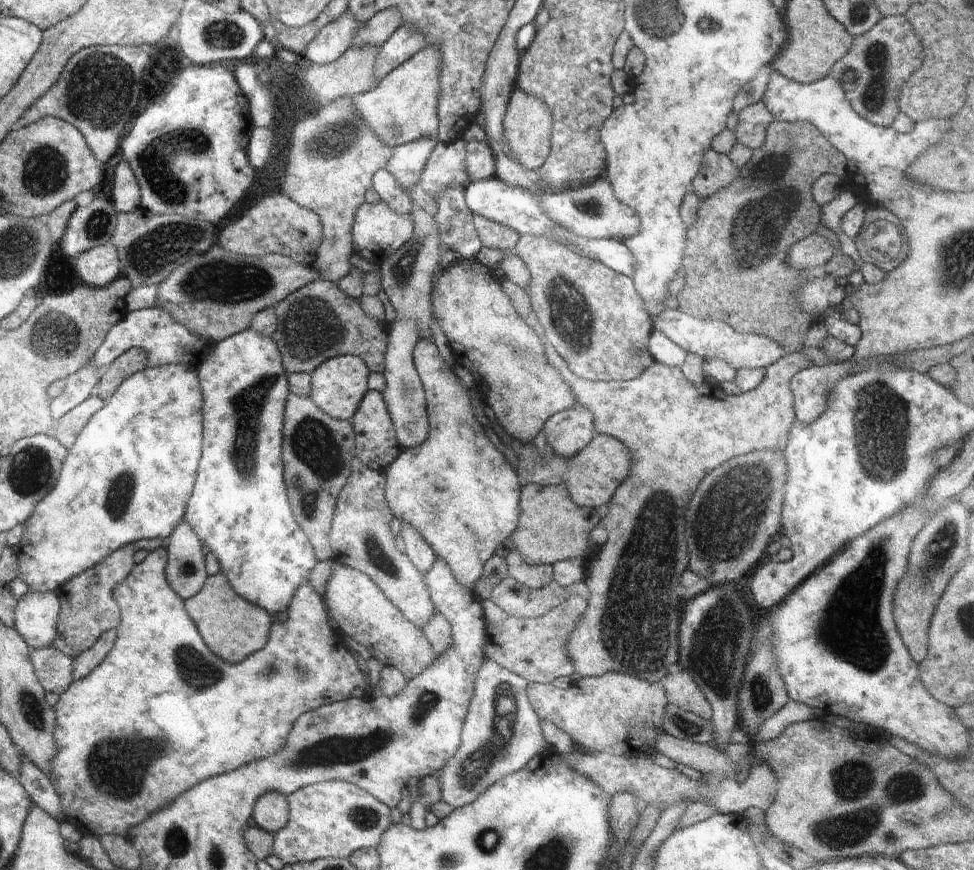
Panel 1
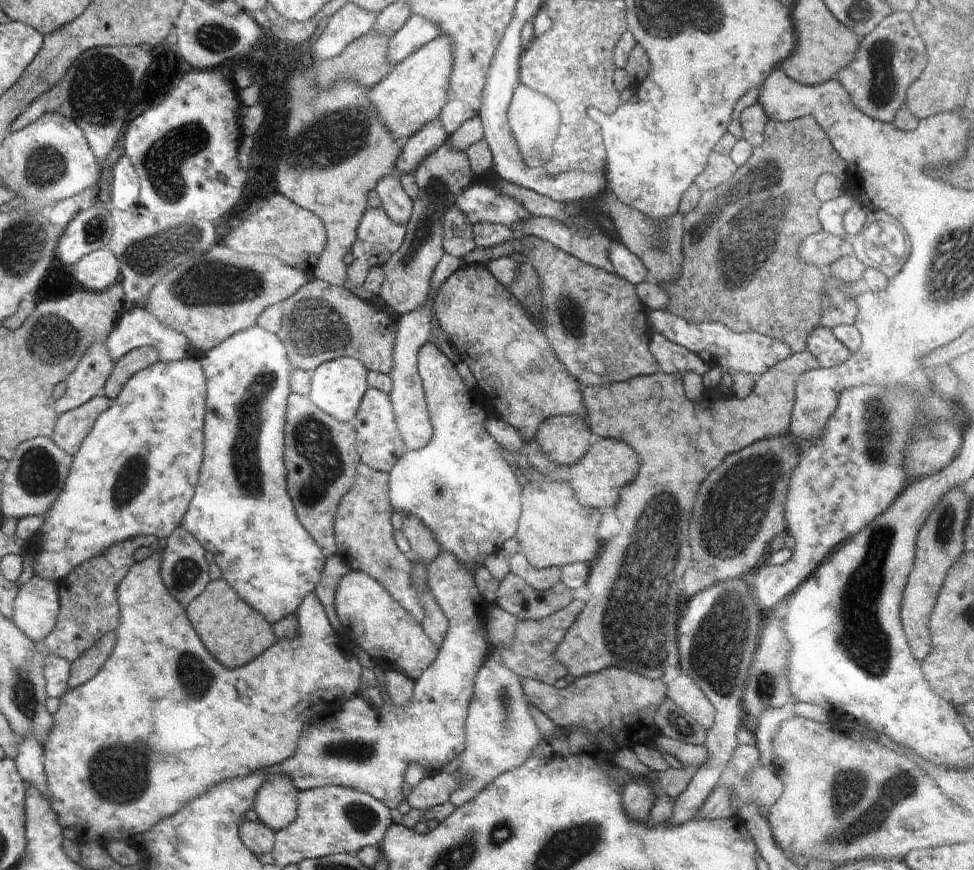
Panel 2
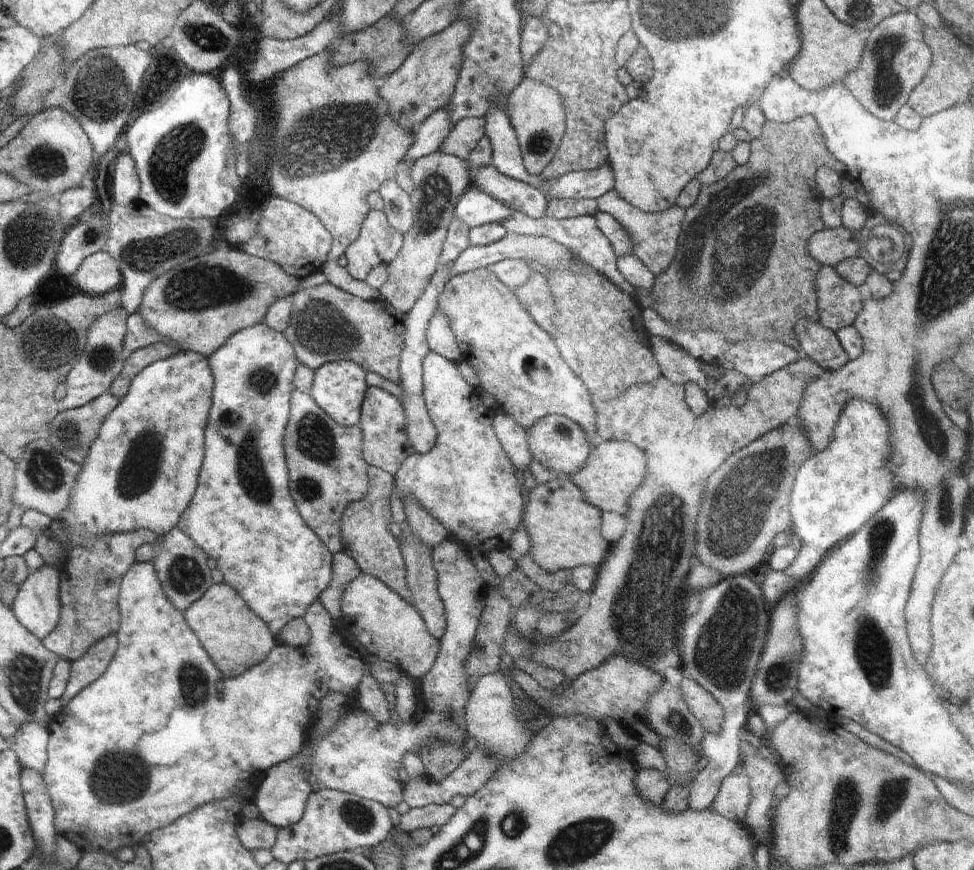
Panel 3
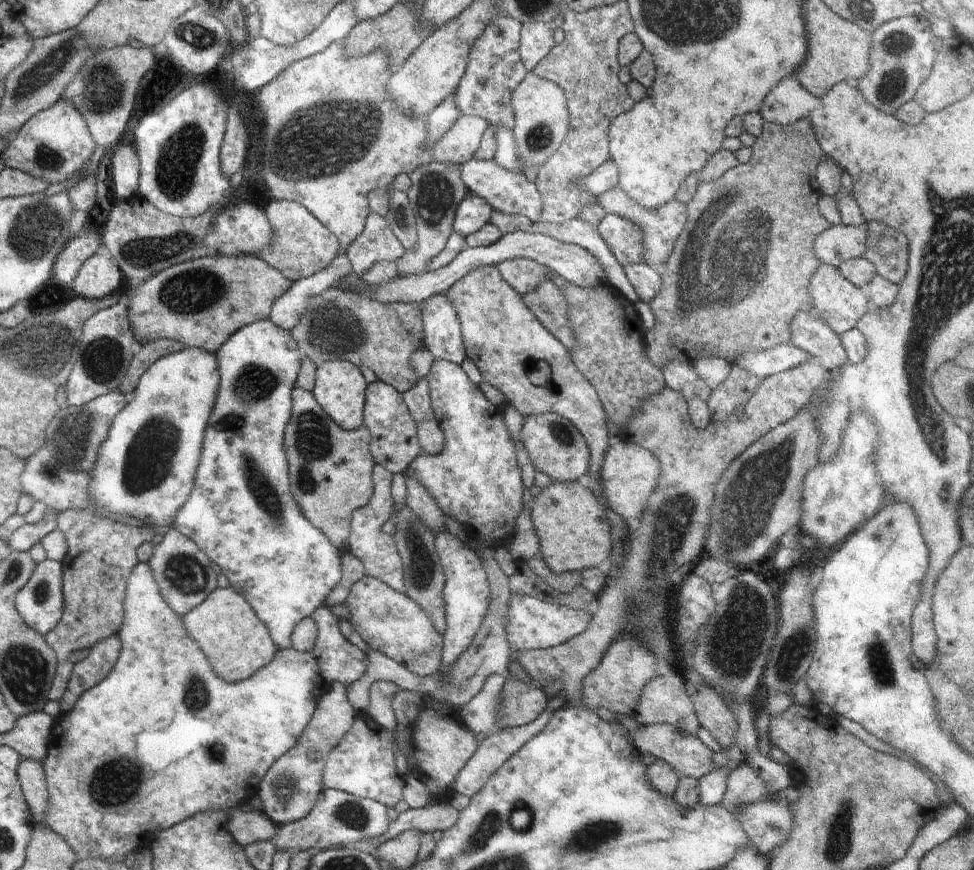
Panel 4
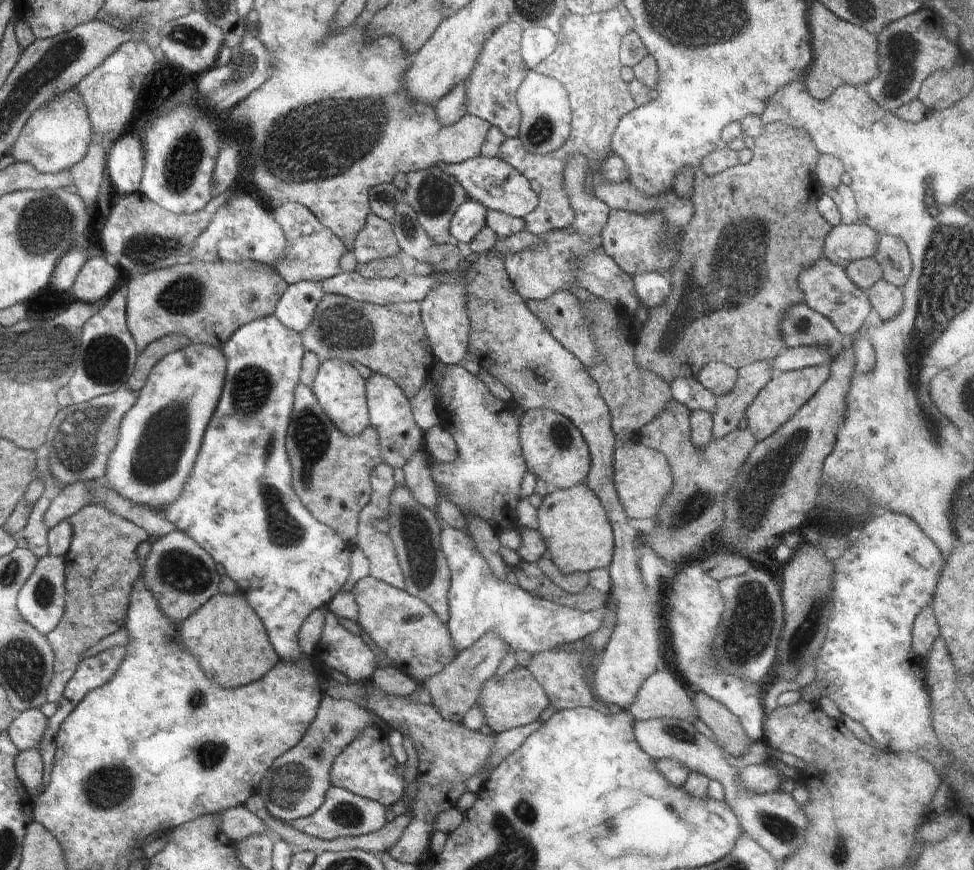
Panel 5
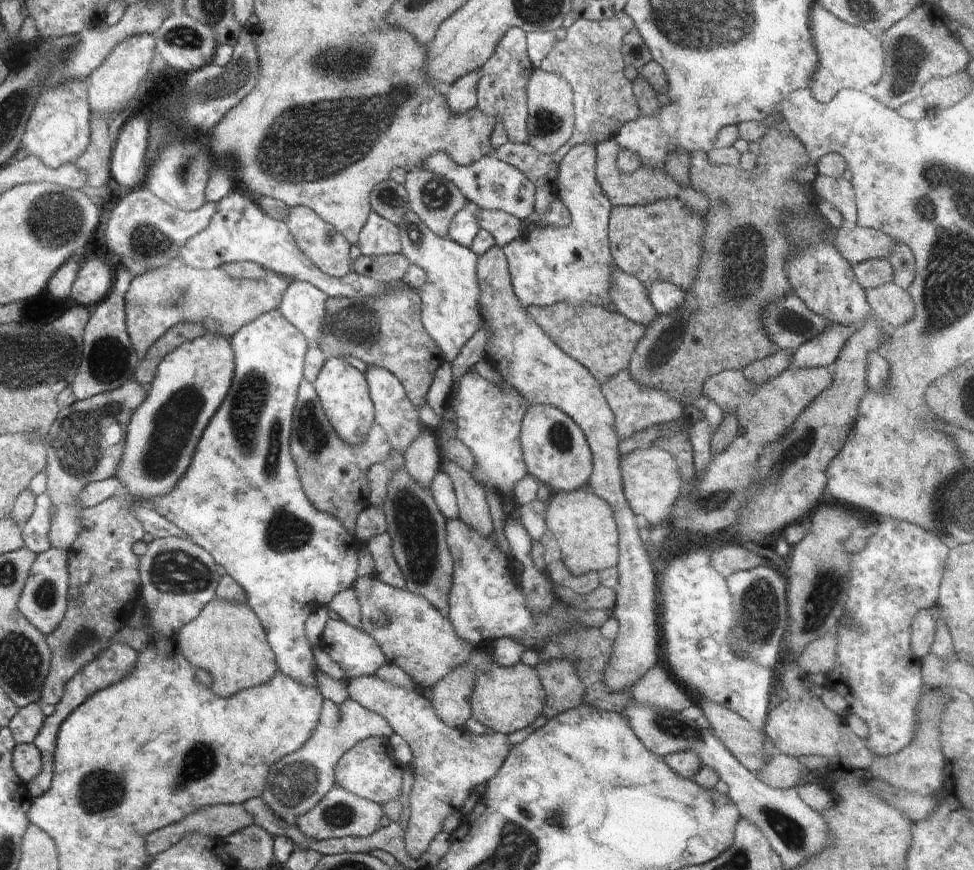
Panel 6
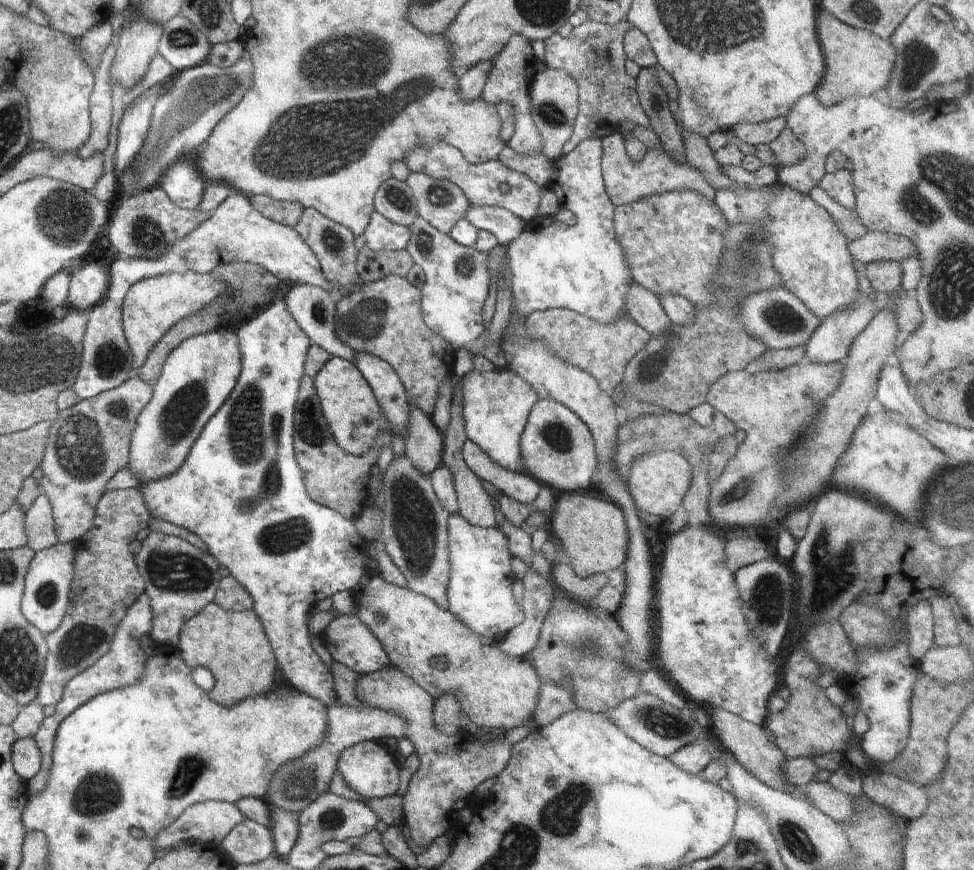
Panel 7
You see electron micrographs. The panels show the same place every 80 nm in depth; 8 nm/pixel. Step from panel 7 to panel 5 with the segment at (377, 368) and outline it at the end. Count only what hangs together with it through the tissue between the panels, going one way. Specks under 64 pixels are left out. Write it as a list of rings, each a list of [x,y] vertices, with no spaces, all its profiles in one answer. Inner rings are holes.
[[[372,373],[365,380],[369,424],[379,434],[379,451],[383,462],[393,469],[402,468],[420,448],[423,448],[423,431],[416,424],[411,402],[404,396],[402,389],[390,378],[380,373]]]

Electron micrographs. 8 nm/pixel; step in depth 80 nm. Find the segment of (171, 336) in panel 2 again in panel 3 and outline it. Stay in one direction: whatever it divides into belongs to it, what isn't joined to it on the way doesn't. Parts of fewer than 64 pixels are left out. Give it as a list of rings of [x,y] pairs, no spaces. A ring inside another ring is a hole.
[[[138,312],[129,314],[126,328],[127,331],[123,340],[123,349],[128,350],[128,352],[134,352],[142,347],[160,341],[168,343],[173,348],[172,355],[180,352],[180,348],[172,339],[161,337],[154,329],[150,329]]]

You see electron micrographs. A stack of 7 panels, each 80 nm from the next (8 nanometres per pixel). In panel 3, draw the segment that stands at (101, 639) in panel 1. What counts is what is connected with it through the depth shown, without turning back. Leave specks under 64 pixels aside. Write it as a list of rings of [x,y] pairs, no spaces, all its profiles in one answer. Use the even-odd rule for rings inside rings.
[[[108,635],[94,643],[79,659],[71,664],[70,678],[64,694],[59,698],[67,705],[81,690],[96,682],[106,672],[118,648],[117,636]]]

